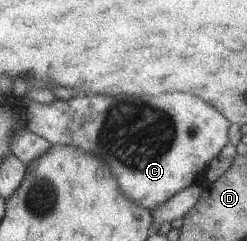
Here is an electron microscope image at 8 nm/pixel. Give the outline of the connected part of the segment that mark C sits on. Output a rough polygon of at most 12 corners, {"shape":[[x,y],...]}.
{"shape":[[180,92],[28,101],[52,145],[109,164],[151,212],[229,143]]}

